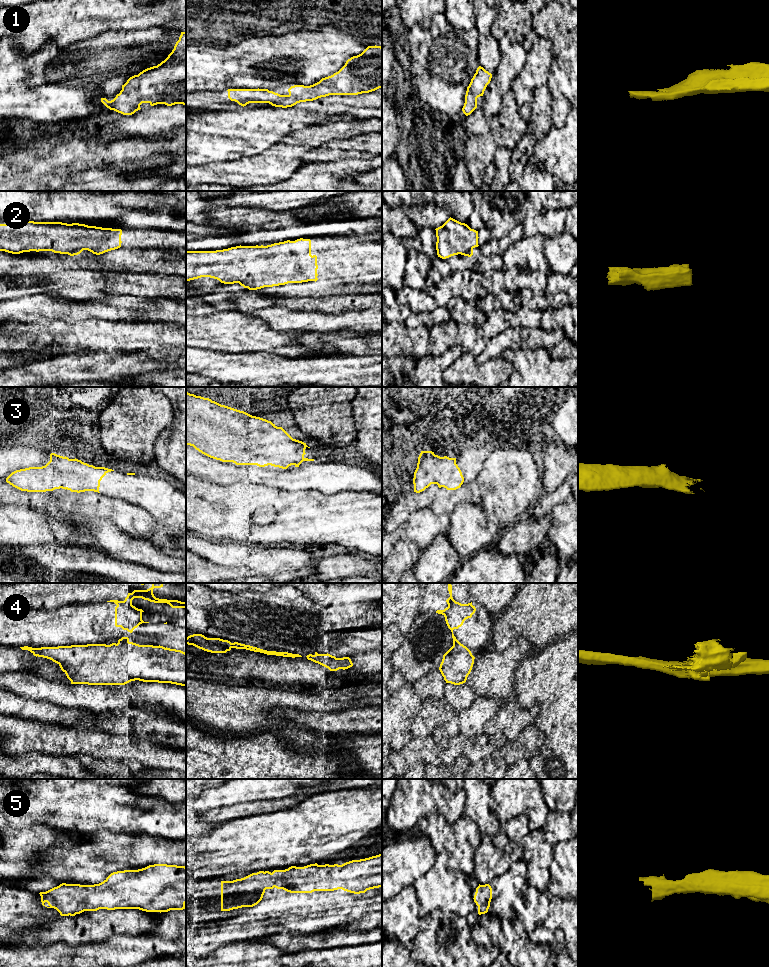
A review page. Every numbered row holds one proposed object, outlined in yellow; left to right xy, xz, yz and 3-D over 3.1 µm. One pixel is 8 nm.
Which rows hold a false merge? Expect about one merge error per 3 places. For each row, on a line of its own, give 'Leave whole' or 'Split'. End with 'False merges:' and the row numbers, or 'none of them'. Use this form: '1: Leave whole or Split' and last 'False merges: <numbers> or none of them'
1: Leave whole
2: Leave whole
3: Leave whole
4: Split
5: Leave whole
False merges: 4

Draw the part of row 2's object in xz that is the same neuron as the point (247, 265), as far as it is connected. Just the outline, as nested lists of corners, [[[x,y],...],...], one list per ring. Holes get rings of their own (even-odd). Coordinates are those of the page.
[[[297,239],[267,246],[236,246],[216,251],[186,251],[186,281],[210,277],[224,284],[239,283],[249,290],[317,281],[317,256],[311,255],[311,240]]]

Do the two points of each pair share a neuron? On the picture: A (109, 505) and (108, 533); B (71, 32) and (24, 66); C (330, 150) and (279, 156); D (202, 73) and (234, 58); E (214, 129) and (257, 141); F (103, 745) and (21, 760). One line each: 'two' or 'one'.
A: two
B: two
C: two
D: one
E: one
F: two

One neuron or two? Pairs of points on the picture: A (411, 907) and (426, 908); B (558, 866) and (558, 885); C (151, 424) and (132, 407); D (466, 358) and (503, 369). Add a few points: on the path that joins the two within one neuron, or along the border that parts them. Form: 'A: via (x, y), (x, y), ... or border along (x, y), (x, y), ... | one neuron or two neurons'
A: border along (413, 885), (421, 918) | two neurons
B: via (558, 871), (558, 880) | one neuron
C: via (146, 419), (137, 412) | one neuron
D: via (475, 367), (477, 369), (494, 369) | one neuron

